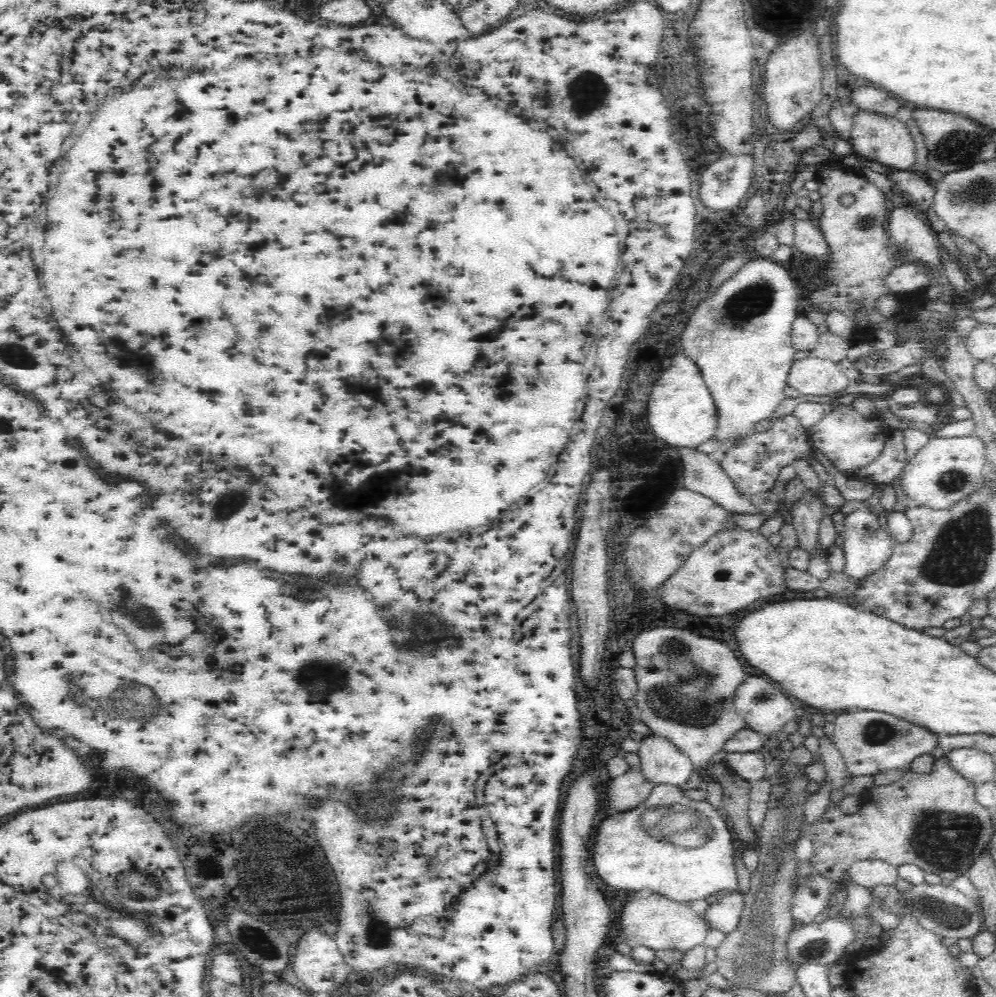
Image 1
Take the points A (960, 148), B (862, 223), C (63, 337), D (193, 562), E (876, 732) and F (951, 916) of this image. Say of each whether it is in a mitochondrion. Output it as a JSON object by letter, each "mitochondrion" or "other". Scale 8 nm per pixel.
{"A":"mitochondrion","B":"mitochondrion","C":"other","D":"other","E":"mitochondrion","F":"mitochondrion"}

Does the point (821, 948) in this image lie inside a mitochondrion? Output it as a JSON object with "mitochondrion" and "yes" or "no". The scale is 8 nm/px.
{"mitochondrion":"yes"}

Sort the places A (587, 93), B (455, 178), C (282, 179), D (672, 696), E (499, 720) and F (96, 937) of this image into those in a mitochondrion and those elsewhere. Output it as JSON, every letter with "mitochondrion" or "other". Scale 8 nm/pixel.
{"A":"mitochondrion","B":"other","C":"other","D":"mitochondrion","E":"other","F":"other"}

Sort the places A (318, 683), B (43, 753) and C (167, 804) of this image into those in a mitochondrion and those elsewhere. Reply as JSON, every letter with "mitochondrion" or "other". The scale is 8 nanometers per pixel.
{"A":"mitochondrion","B":"other","C":"other"}

